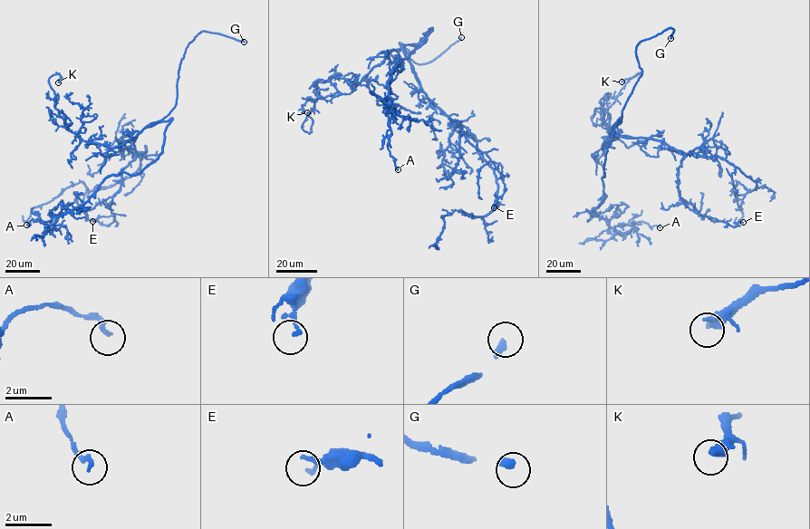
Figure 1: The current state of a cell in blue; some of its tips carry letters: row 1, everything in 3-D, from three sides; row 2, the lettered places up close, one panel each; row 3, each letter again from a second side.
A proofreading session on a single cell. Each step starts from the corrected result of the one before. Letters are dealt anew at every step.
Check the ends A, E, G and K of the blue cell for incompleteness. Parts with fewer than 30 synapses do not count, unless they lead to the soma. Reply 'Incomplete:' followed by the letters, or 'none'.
Incomplete: G

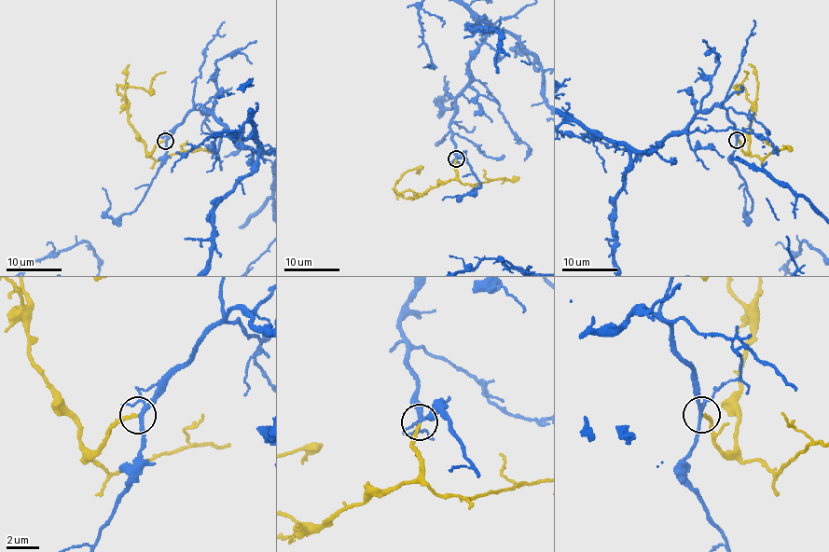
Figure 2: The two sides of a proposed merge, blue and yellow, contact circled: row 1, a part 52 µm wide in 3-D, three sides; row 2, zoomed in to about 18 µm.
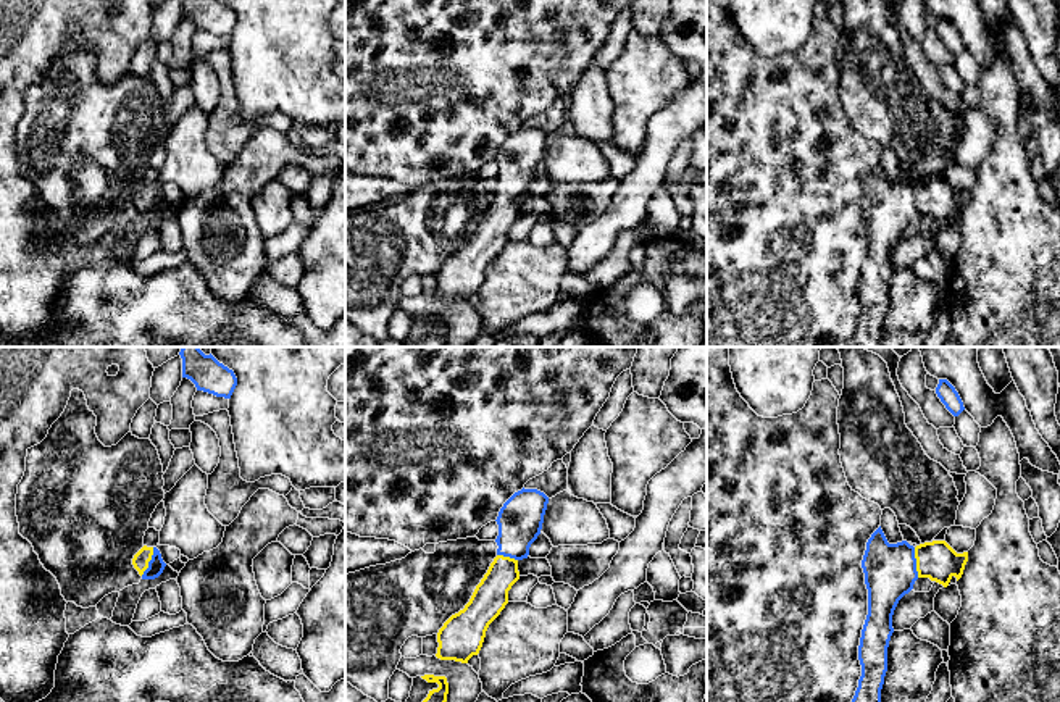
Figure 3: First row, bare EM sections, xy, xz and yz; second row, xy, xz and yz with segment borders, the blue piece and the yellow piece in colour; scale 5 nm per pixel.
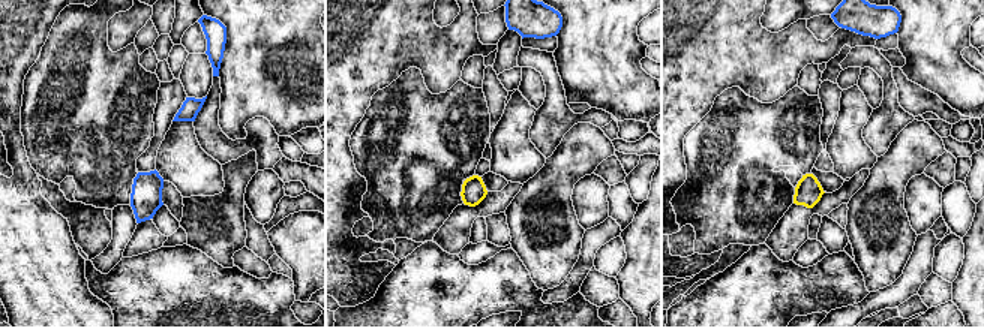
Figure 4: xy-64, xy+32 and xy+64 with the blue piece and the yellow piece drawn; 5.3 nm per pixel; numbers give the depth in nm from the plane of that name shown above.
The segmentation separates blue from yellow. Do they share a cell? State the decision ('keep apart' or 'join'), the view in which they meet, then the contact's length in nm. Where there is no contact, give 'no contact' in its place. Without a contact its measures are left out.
join | yz | 150 nm

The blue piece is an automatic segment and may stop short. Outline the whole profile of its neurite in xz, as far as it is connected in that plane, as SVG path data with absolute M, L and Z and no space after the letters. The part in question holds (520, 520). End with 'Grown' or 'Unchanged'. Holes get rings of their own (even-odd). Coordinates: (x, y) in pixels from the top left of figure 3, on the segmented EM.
M537 489L515 492L497 516L499 549L487 573L463 610L452 615L437 633L440 660L468 663L478 655L489 625L508 604L508 591L520 579L518 562L528 558L542 529L549 497Z. Grown

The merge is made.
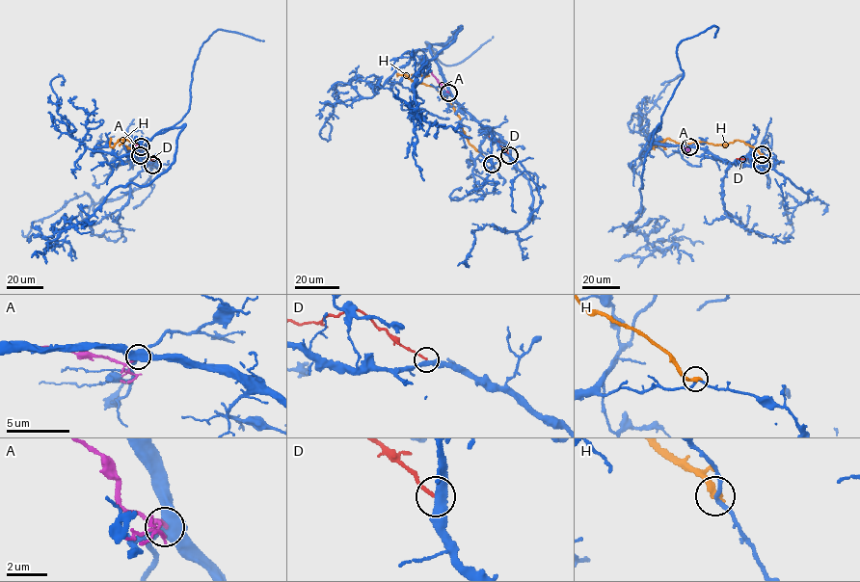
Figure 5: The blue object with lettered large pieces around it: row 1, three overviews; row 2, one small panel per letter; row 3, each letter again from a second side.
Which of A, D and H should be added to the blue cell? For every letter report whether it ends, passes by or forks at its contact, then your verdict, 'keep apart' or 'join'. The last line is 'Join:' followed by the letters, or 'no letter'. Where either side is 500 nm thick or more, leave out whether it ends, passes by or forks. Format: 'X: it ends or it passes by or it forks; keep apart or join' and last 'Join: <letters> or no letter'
A: it ends; keep apart
D: it ends; keep apart
H: it ends; keep apart
Join: no letter

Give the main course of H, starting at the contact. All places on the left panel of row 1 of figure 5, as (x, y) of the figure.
H: (140, 155), (138, 141), (137, 145), (141, 142), (133, 144), (124, 138), (113, 146), (110, 145), (110, 138)

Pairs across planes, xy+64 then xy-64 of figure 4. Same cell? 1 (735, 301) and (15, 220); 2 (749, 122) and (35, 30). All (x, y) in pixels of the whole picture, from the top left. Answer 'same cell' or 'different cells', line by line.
1: different cells
2: different cells

